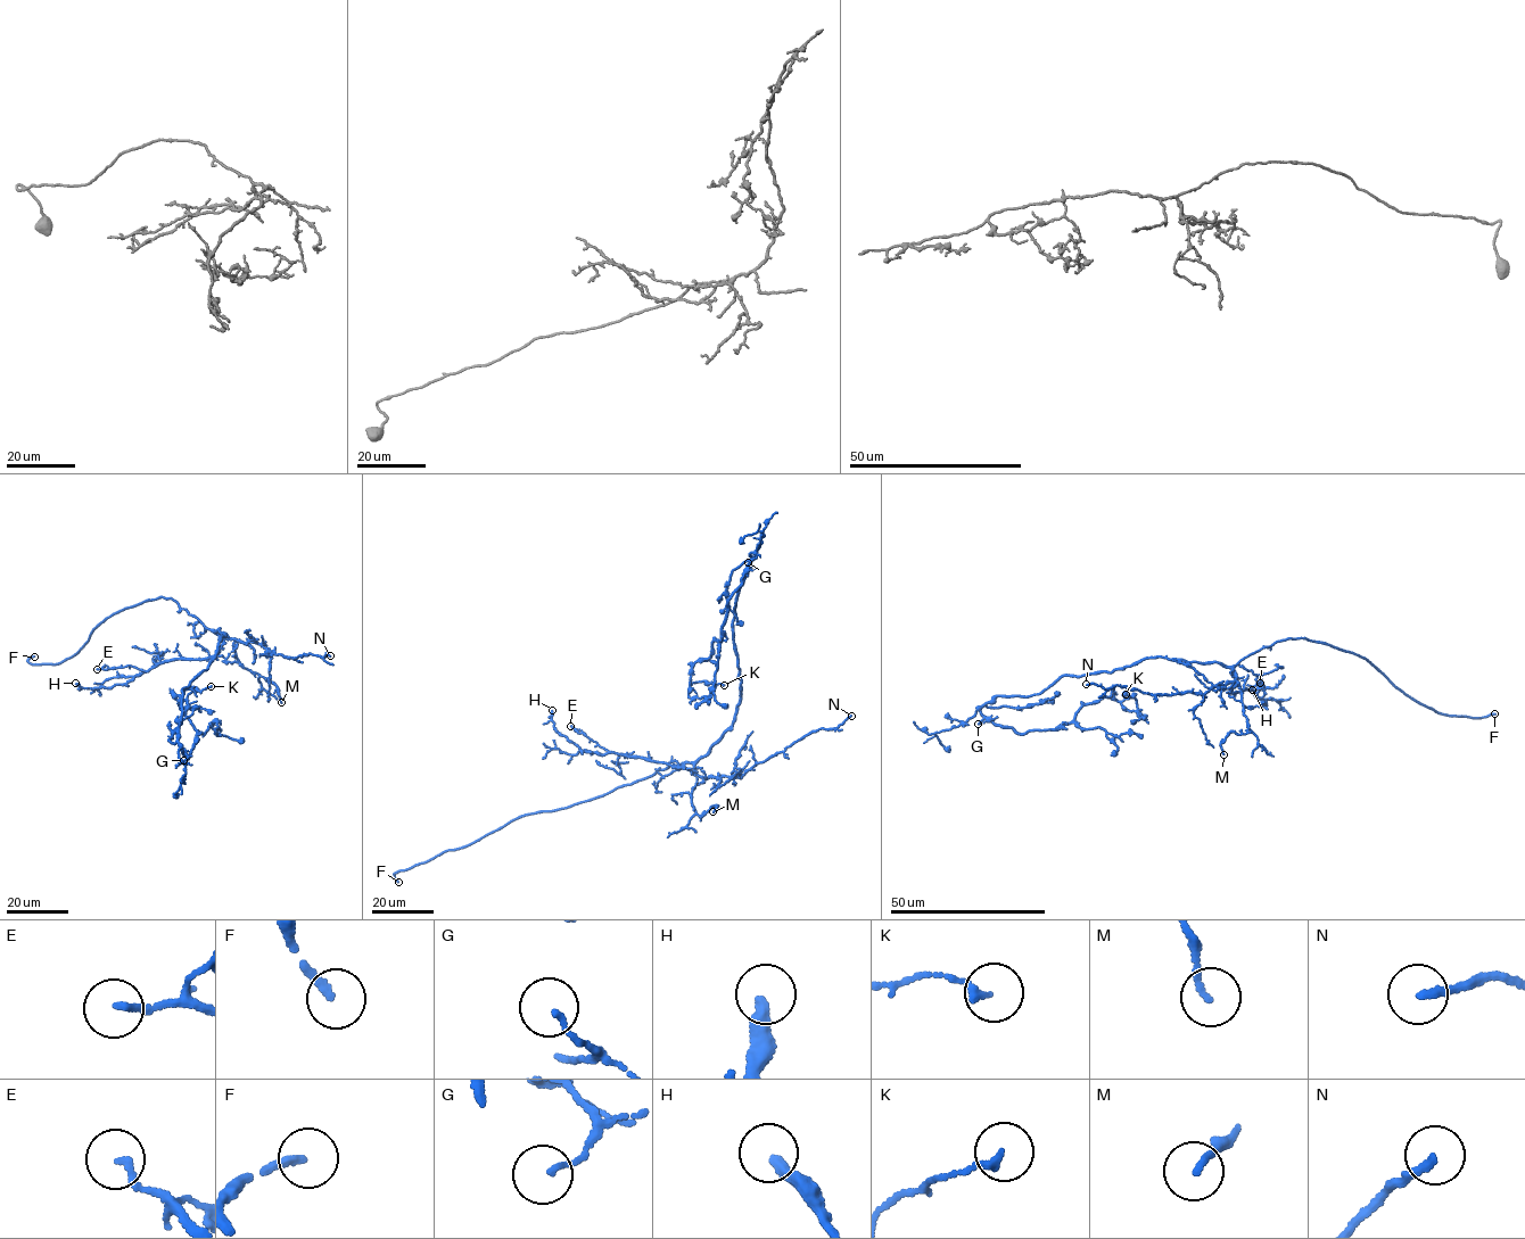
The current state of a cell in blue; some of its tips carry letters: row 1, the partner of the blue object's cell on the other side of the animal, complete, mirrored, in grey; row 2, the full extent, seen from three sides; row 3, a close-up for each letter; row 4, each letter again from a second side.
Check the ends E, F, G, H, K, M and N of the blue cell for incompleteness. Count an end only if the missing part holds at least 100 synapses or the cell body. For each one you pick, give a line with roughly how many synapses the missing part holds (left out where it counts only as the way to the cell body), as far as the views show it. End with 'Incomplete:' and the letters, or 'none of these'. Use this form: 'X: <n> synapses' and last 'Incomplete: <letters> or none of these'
Incomplete: F

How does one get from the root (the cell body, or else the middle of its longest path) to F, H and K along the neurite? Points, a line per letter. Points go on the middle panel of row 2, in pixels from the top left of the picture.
F: (735, 711), (733, 725), (695, 761), (659, 769), (592, 800), (521, 816), (467, 845), (397, 870), (398, 882)
H: (735, 711), (733, 725), (695, 763), (693, 774), (684, 767), (642, 758), (584, 751), (555, 729), (552, 710)
K: (735, 711), (733, 609), (751, 559), (727, 601), (720, 639), (691, 674), (690, 685), (724, 685)

